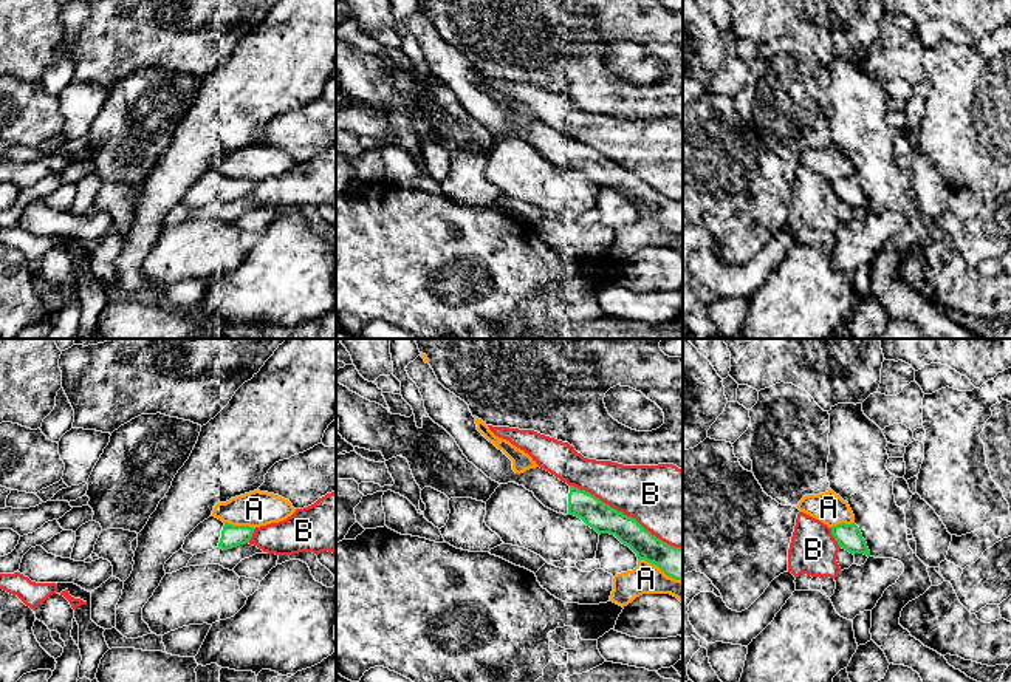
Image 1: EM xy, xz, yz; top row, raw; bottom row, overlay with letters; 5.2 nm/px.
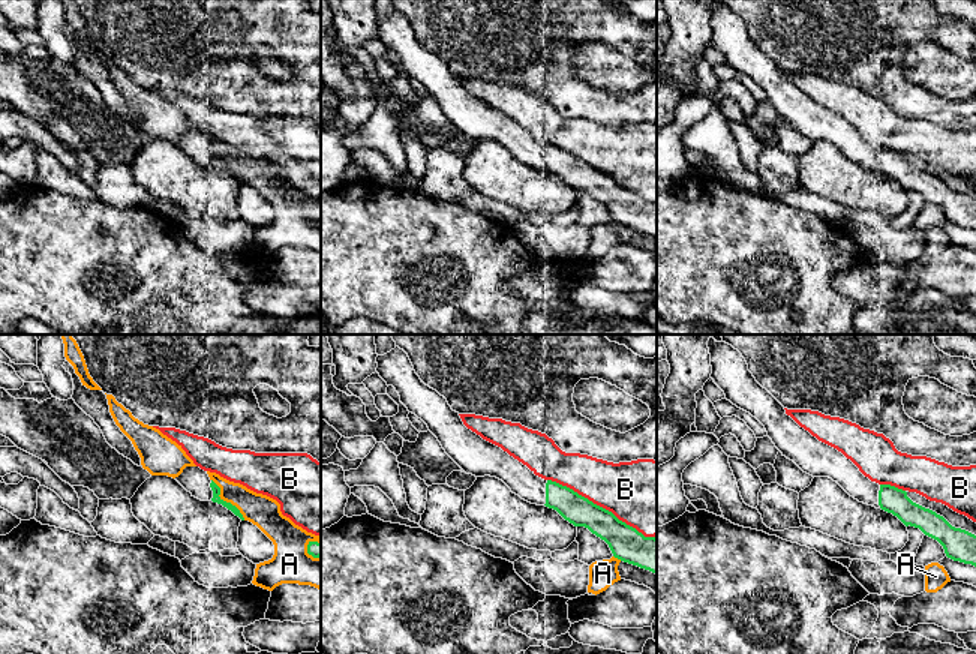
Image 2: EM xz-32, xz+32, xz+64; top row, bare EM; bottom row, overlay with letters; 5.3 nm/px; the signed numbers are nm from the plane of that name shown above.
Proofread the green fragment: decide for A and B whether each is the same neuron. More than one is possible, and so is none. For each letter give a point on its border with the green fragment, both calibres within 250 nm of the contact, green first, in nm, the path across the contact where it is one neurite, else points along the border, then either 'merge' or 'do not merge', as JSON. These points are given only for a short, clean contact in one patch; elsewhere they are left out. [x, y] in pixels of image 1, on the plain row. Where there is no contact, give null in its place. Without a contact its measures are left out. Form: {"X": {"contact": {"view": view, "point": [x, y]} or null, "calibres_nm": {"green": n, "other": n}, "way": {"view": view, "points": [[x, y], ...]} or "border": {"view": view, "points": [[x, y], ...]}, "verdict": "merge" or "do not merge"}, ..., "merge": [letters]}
{"A": {"contact": {"view": "xy", "point": [240, 180]}, "calibres_nm": {"green": 110, "other": 190}, "verdict": "do not merge"}, "B": {"contact": {"view": "xz", "point": [626, 169]}, "calibres_nm": {"green": 150, "other": 380}, "verdict": "do not merge"}, "merge": []}

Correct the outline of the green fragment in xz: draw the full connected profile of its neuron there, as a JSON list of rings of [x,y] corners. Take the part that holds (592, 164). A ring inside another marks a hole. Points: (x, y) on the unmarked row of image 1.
[[[421,9],[410,15],[406,25],[420,42],[429,71],[455,93],[468,114],[488,131],[499,138],[523,139],[545,161],[581,172],[599,189],[615,189],[636,207],[638,213],[646,213],[667,230],[683,235],[683,201],[661,195],[635,172],[618,165],[585,144],[568,139],[540,121],[516,127],[512,114],[477,84],[469,59],[438,36]]]

